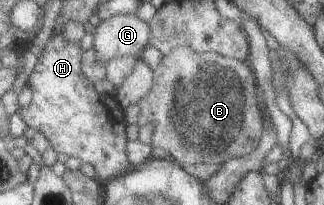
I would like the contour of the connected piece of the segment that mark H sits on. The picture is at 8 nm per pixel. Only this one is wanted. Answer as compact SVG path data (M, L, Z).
M63 34L50 38L30 76L32 102L21 108L19 115L28 127L43 131L57 153L89 162L95 166L98 178L110 182L134 169L128 152L129 122L118 95L99 92L87 78L83 72L83 54L85 50Z

